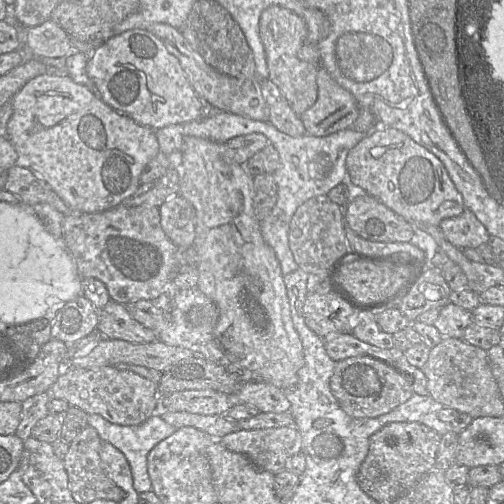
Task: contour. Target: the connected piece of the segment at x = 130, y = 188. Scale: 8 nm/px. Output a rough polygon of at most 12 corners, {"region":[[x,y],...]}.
{"region":[[65,72],[31,79],[6,137],[76,211],[117,207],[155,130]]}

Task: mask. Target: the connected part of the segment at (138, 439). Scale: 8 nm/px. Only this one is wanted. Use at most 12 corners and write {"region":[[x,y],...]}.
{"region":[[157,413],[136,426],[87,423],[124,454],[136,492],[152,491],[147,456],[176,428]]}

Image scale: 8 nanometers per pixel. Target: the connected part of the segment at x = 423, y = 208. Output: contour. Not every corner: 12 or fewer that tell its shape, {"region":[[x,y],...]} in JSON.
{"region":[[395,128],[367,133],[347,181],[415,227],[466,209],[447,169]]}

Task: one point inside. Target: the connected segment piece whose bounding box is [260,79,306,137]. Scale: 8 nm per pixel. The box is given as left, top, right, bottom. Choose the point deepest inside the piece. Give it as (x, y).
(281, 116)

